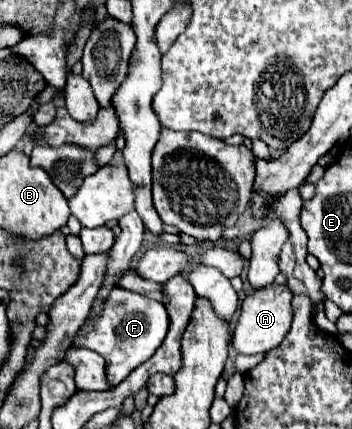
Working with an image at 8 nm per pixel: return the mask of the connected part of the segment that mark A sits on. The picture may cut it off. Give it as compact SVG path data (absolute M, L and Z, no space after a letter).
M270 284L254 290L244 302L234 328L234 348L240 354L264 354L276 348L292 324L292 290L286 284Z

